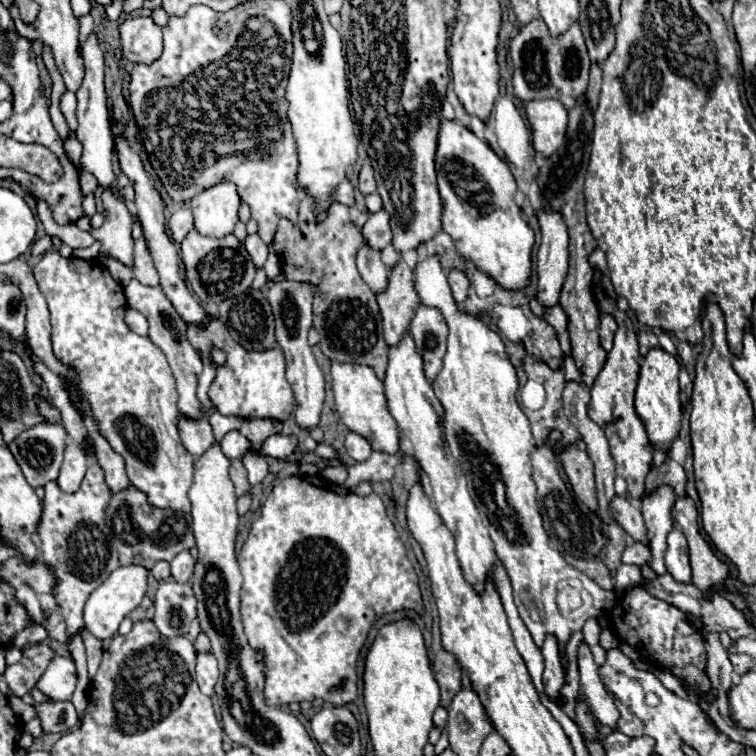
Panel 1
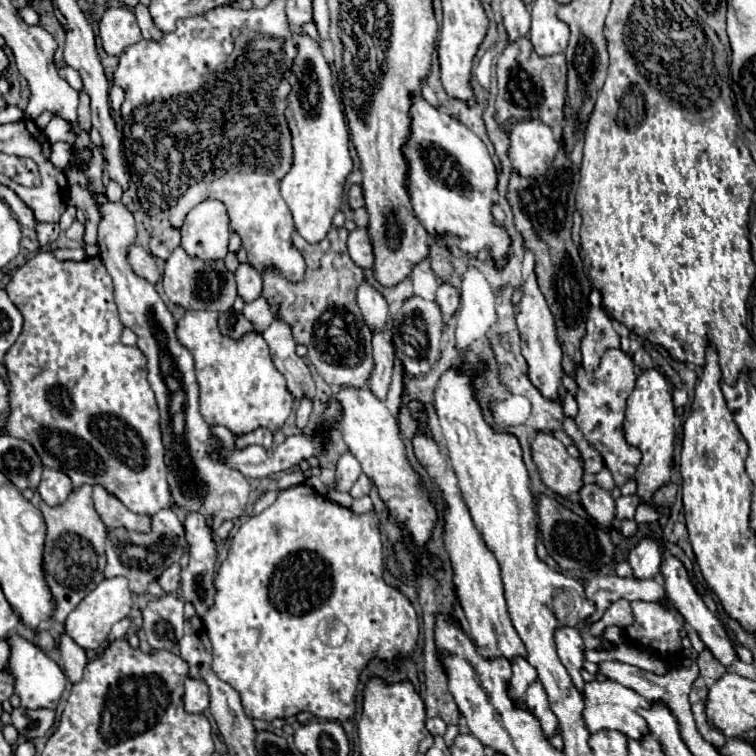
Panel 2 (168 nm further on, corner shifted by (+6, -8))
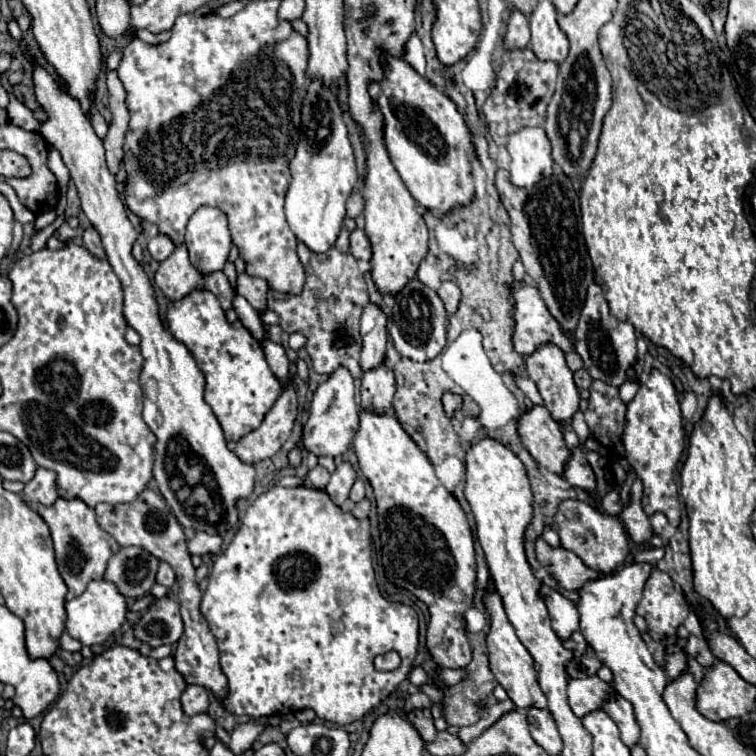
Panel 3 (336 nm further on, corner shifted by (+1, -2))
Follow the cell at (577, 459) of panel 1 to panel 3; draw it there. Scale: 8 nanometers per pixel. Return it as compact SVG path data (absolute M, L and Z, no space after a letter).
M533 406L533 410L519 418L519 436L537 464L563 476L563 466L567 466L567 454L571 454L571 450L563 440L559 424L545 406Z

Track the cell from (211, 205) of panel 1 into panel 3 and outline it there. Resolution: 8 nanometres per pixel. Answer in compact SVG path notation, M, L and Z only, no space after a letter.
M201 206L187 224L185 244L193 266L203 274L223 270L231 248L227 216L215 206Z

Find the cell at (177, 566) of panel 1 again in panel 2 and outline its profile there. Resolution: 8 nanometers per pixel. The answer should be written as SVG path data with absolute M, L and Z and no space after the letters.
M172 564L172 566L168 566L164 572L162 572L162 576L158 578L158 584L162 586L162 590L166 592L166 594L174 594L176 592L176 588L178 588L178 584L180 584L180 564Z

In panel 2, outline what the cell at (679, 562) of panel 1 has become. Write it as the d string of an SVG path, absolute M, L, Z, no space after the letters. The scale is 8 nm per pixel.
M666 556L666 560L662 562L662 574L664 574L664 580L666 580L666 586L664 586L666 588L666 596L672 600L674 608L682 614L682 618L686 620L686 624L690 624L698 632L700 640L706 644L706 648L712 652L712 656L720 664L724 664L726 668L730 668L732 662L738 658L736 656L736 648L734 648L732 640L728 640L728 634L726 634L724 626L720 624L720 620L706 608L706 604L702 602L702 598L698 596L698 592L690 584L688 574L686 574L686 568L682 566L682 562L678 558L674 558L674 556Z

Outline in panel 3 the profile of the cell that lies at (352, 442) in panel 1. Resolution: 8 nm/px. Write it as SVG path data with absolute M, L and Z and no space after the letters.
M343 462L343 464L337 466L335 472L331 474L331 480L329 480L325 492L331 496L331 500L333 500L335 504L341 506L341 504L347 500L349 490L351 490L355 478L357 478L357 472L355 472L353 464L351 464L351 462Z

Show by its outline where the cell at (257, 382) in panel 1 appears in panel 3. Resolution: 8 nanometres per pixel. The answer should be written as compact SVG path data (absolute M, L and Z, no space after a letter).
M193 290L183 300L171 302L167 320L169 332L191 350L205 374L205 402L215 408L215 416L225 432L225 438L237 442L247 432L255 430L267 416L267 410L275 404L275 398L279 398L279 390L283 390L283 382L275 378L263 358L261 342L253 338L239 320L229 324L219 300L211 292Z

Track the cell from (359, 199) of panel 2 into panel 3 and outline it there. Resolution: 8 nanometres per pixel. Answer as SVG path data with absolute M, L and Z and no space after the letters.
M353 192L347 200L347 216L351 218L357 218L361 212L363 212L363 206L365 206L365 200L359 192Z

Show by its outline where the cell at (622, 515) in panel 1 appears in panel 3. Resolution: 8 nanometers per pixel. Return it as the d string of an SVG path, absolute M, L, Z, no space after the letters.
M579 448L571 450L571 458L569 458L569 464L567 464L563 476L573 488L581 488L581 490L587 490L587 492L595 490L593 468L589 466L585 454Z

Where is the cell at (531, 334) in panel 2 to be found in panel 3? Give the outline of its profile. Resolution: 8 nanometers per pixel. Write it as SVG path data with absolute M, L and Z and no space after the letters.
M555 344L539 346L539 350L535 350L535 354L529 354L525 358L525 366L527 366L527 376L537 384L551 416L557 422L571 422L575 410L579 408L579 392L573 382L573 372L565 364L563 350L559 350L559 346L555 346Z

